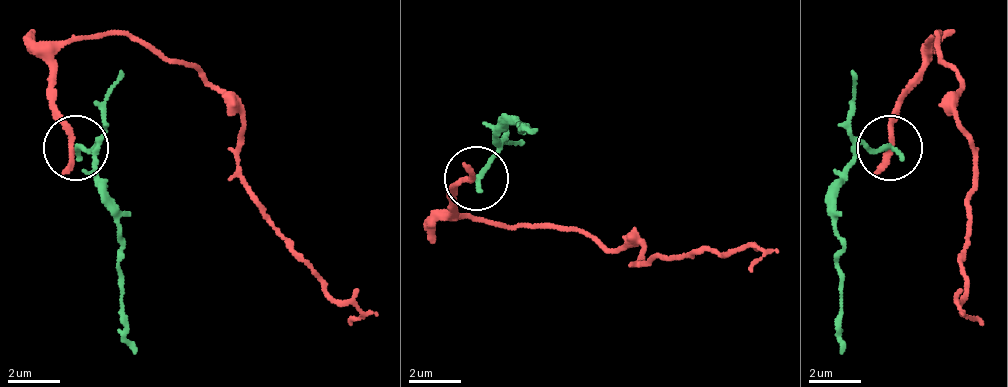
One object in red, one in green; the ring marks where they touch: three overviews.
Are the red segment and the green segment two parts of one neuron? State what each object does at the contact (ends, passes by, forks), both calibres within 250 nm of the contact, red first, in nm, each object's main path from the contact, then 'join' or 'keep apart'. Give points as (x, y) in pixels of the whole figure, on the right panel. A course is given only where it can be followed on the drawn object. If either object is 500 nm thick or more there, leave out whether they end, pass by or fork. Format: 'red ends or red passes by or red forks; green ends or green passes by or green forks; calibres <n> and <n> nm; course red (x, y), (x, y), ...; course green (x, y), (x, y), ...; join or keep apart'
red ends; green ends; calibres 280 and 220 nm; course red (888, 149), (901, 91), (940, 32), (940, 58), (959, 78), (959, 110), (972, 142), (959, 304), (978, 324); course green (888, 149), (862, 149), (836, 194), (843, 356); keep apart

